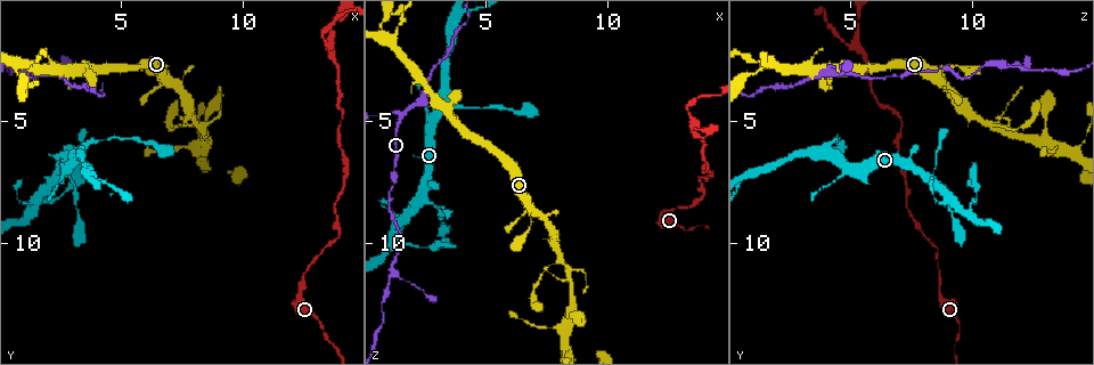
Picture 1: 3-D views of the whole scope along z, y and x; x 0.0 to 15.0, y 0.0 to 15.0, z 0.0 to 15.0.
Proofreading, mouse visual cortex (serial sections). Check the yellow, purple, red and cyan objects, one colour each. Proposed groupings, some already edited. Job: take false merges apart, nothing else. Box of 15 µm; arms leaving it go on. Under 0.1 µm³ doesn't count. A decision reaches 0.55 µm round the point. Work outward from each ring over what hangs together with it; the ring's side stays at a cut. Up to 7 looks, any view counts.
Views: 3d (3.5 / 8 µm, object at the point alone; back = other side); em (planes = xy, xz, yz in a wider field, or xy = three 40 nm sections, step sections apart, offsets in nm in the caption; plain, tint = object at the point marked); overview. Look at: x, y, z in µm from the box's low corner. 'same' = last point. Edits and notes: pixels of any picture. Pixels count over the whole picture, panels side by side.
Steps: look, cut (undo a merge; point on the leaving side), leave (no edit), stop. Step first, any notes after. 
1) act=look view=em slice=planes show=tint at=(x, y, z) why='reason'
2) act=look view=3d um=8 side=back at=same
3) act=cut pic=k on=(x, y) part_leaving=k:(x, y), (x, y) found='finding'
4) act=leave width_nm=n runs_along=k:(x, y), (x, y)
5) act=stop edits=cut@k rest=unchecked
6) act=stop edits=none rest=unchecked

act=look view=3d um=3.5 at=(8.1, 5.1, 10.8)

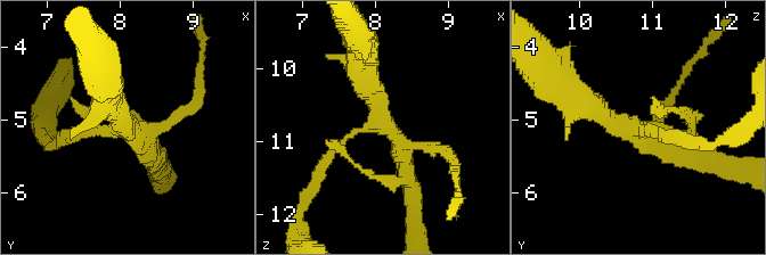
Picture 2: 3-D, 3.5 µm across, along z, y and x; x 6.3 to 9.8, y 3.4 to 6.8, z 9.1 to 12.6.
act=look view=em slice=xy step=5 show=tint at=(8.05, 5.10, 10.75)

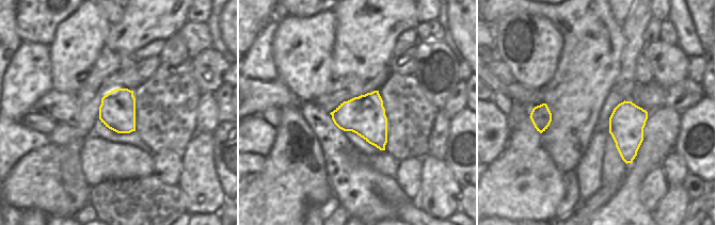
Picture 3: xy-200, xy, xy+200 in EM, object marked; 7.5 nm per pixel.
act=leave runs_along=2:(575, 97), (619, 128), (692, 153) found='one cell here'

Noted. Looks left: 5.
act=look view=3d um=8 at=(8.4, 5.8, 13.1) why='side arm on a straight run'

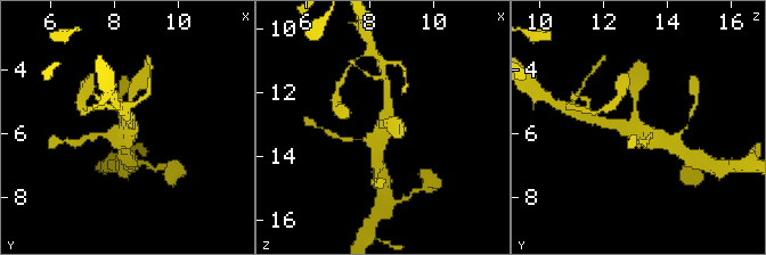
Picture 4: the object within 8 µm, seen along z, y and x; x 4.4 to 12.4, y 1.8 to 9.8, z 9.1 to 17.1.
act=look view=em slice=planes show=tint at=(8.4, 5.9, 13.1) arms=3 arm_widths_nm=150,300,600

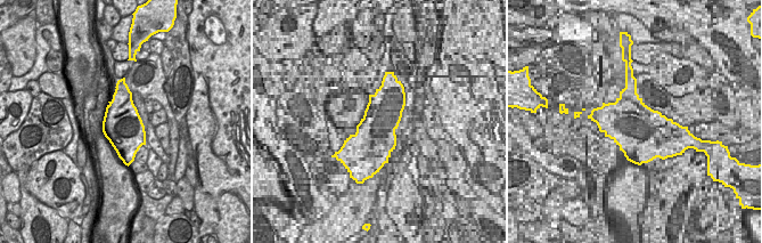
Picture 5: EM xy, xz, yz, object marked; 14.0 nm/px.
act=leave runs_along=4:(604, 122), (663, 139) found='continuous, no second cell'

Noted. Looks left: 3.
act=look view=3d um=3.5 side=back at=(13.5, 2.0, 5.2)

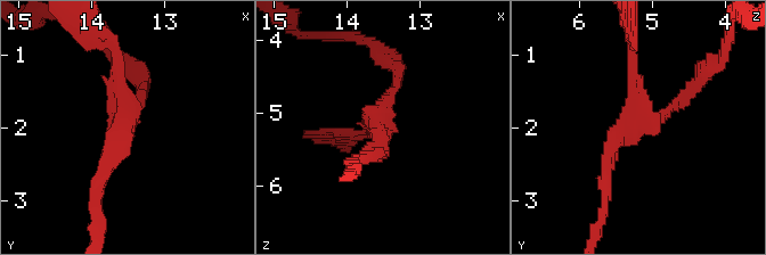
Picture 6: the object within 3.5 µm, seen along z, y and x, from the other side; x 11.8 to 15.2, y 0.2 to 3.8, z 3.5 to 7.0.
act=look view=em slice=xy step=1 show=tint at=(13.60, 1.90, 5.25) why='now the EM'

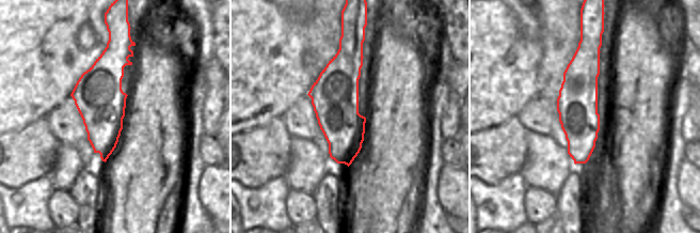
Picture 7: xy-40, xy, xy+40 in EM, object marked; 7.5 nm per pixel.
act=look view=em slice=xy step=3 show=tint at=same why='another direction'

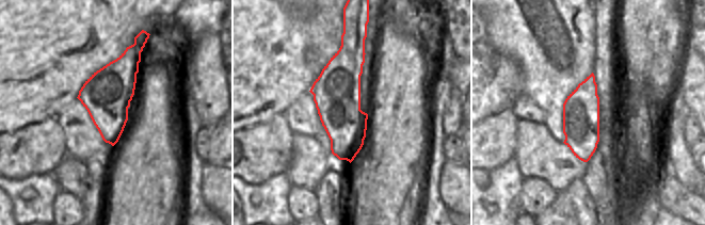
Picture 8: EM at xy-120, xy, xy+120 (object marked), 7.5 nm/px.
act=leave arm_widths_nm=150,150,200 runs_along=6:(604, 179), (636, 120), (630, 46) found='one cell here'

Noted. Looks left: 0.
act=stop edits=none rest=unchecked

